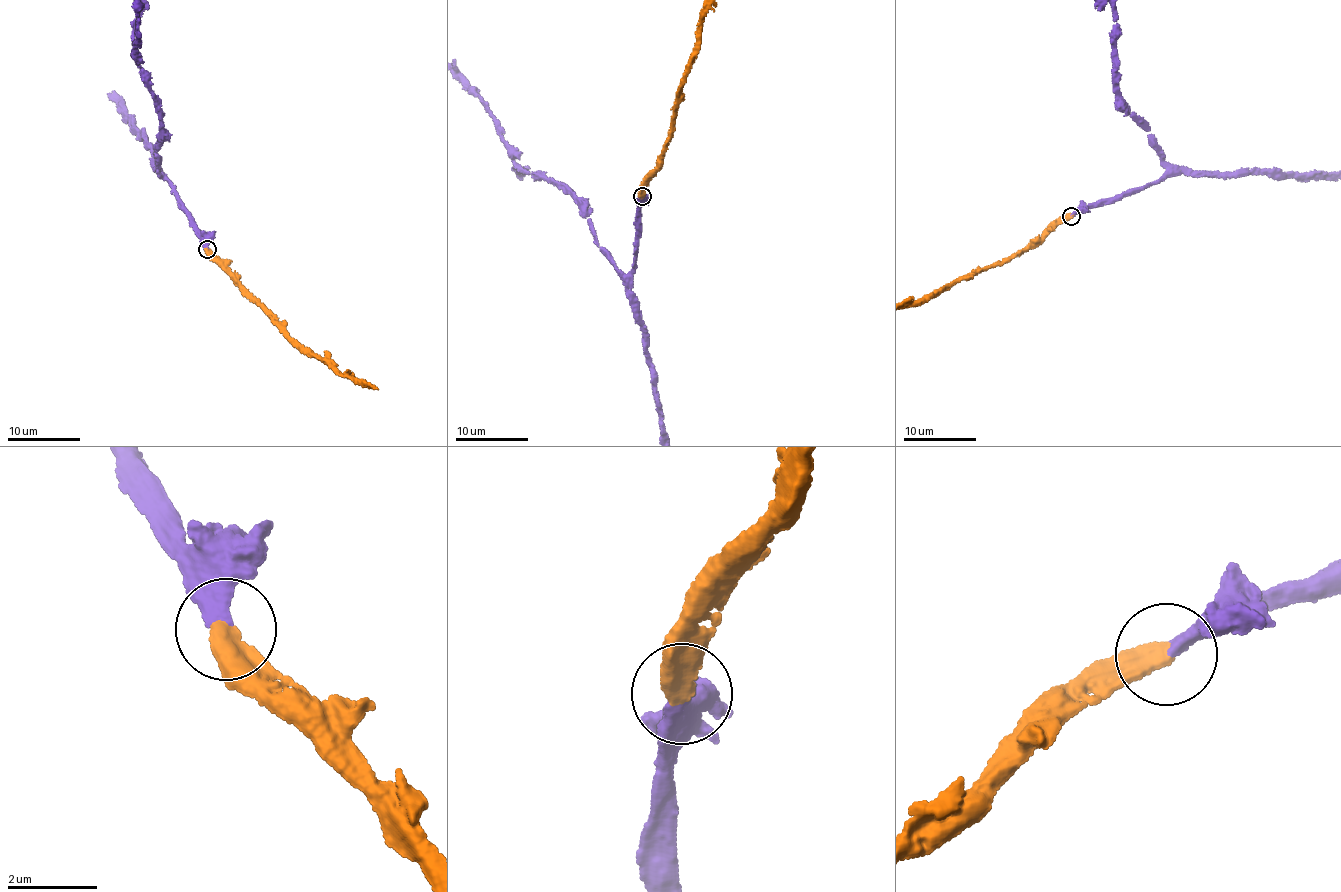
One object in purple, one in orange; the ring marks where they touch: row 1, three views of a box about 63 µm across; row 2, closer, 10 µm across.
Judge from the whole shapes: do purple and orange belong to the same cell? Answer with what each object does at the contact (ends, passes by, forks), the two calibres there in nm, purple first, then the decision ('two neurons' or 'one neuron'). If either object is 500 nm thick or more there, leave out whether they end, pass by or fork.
purple ends there; orange ends there; 380 nm thick on the purple side, 480 nm on the other; one neuron

